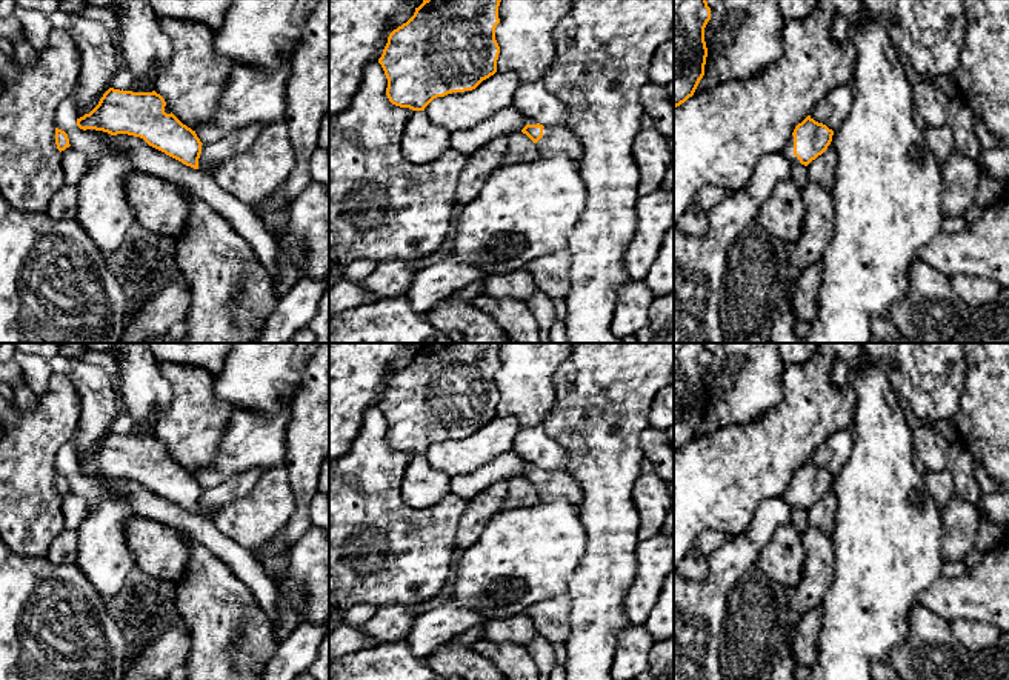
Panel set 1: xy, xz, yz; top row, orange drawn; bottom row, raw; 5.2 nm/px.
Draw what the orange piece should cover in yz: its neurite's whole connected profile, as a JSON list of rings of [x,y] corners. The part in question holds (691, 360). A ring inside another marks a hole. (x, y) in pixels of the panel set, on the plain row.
[[[674,343],[674,454],[694,440],[704,420],[708,392],[704,372],[711,365],[706,343]]]

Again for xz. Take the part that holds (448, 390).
[[[426,343],[415,352],[414,360],[394,374],[383,394],[378,408],[388,423],[386,440],[400,452],[425,455],[437,442],[452,437],[475,434],[483,425],[497,417],[500,391],[495,385],[495,372],[500,368],[498,351],[501,343]]]

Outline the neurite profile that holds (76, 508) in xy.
[[[72,491],[60,497],[65,528],[77,531],[85,518],[89,515],[94,503],[91,498],[74,494]]]

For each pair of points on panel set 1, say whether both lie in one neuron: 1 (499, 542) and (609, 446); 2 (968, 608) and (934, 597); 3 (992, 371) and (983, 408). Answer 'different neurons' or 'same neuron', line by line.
1: different neurons
2: same neuron
3: same neuron

